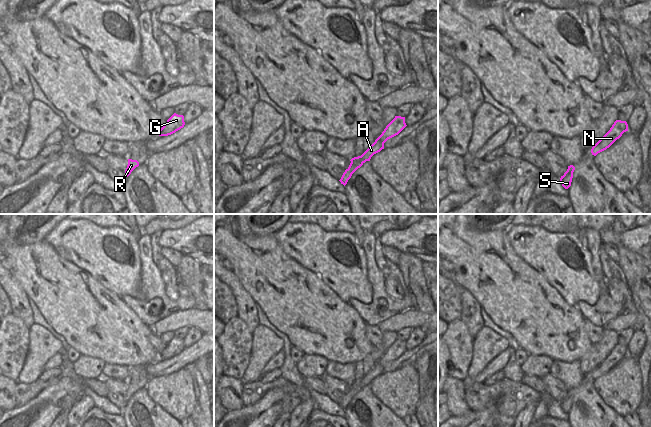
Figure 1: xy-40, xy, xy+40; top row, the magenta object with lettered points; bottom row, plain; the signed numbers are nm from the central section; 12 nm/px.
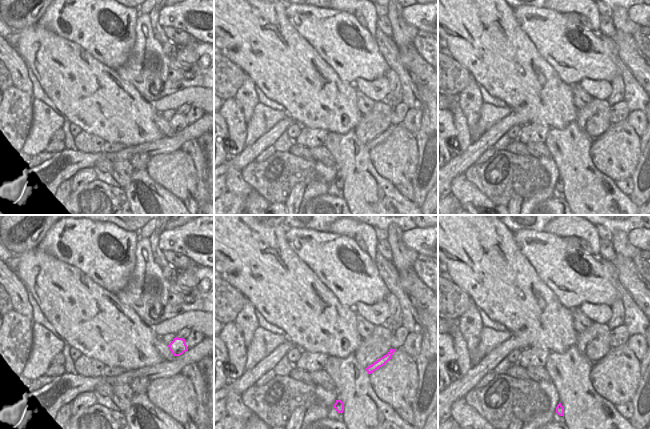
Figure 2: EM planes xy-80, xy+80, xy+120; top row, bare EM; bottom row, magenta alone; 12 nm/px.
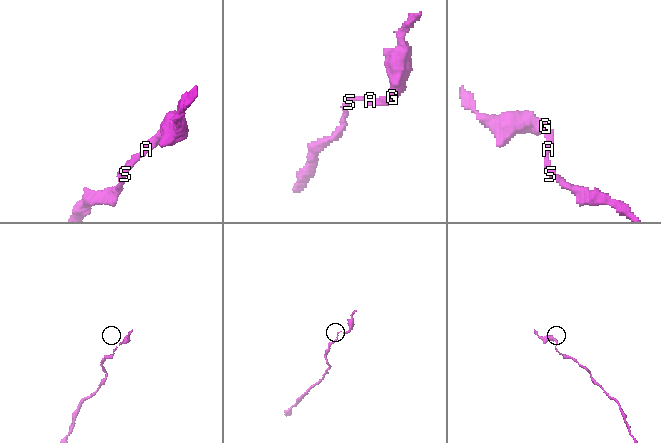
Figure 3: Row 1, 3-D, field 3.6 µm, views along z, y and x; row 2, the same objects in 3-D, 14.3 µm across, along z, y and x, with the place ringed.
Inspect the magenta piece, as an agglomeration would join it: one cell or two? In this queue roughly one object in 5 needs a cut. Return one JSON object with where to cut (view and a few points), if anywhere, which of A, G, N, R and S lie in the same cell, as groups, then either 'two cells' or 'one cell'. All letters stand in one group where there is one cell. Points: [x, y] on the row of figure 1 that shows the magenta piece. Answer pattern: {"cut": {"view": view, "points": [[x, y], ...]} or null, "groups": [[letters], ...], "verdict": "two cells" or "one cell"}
{"cut": null, "groups": [["A", "G", "N", "R", "S"]], "verdict": "one cell"}

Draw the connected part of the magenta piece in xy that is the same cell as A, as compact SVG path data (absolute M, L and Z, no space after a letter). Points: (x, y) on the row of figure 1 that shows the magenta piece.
M395 116L395 118L386 126L382 134L375 140L375 142L361 155L352 158L349 167L343 173L339 180L344 186L351 178L352 174L360 168L366 161L370 161L371 157L384 149L384 143L398 135L405 127L405 117Z

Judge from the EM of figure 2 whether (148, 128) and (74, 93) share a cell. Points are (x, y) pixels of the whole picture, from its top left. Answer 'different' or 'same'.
same

